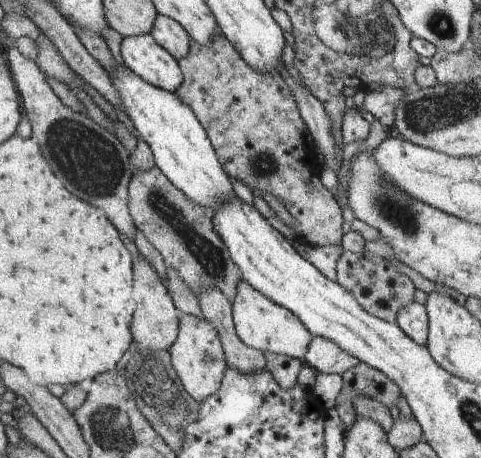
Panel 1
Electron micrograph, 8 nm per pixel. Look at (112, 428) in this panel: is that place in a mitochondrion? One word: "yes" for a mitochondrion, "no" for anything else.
yes

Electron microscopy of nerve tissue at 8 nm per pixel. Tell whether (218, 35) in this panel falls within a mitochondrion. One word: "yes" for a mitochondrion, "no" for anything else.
no

